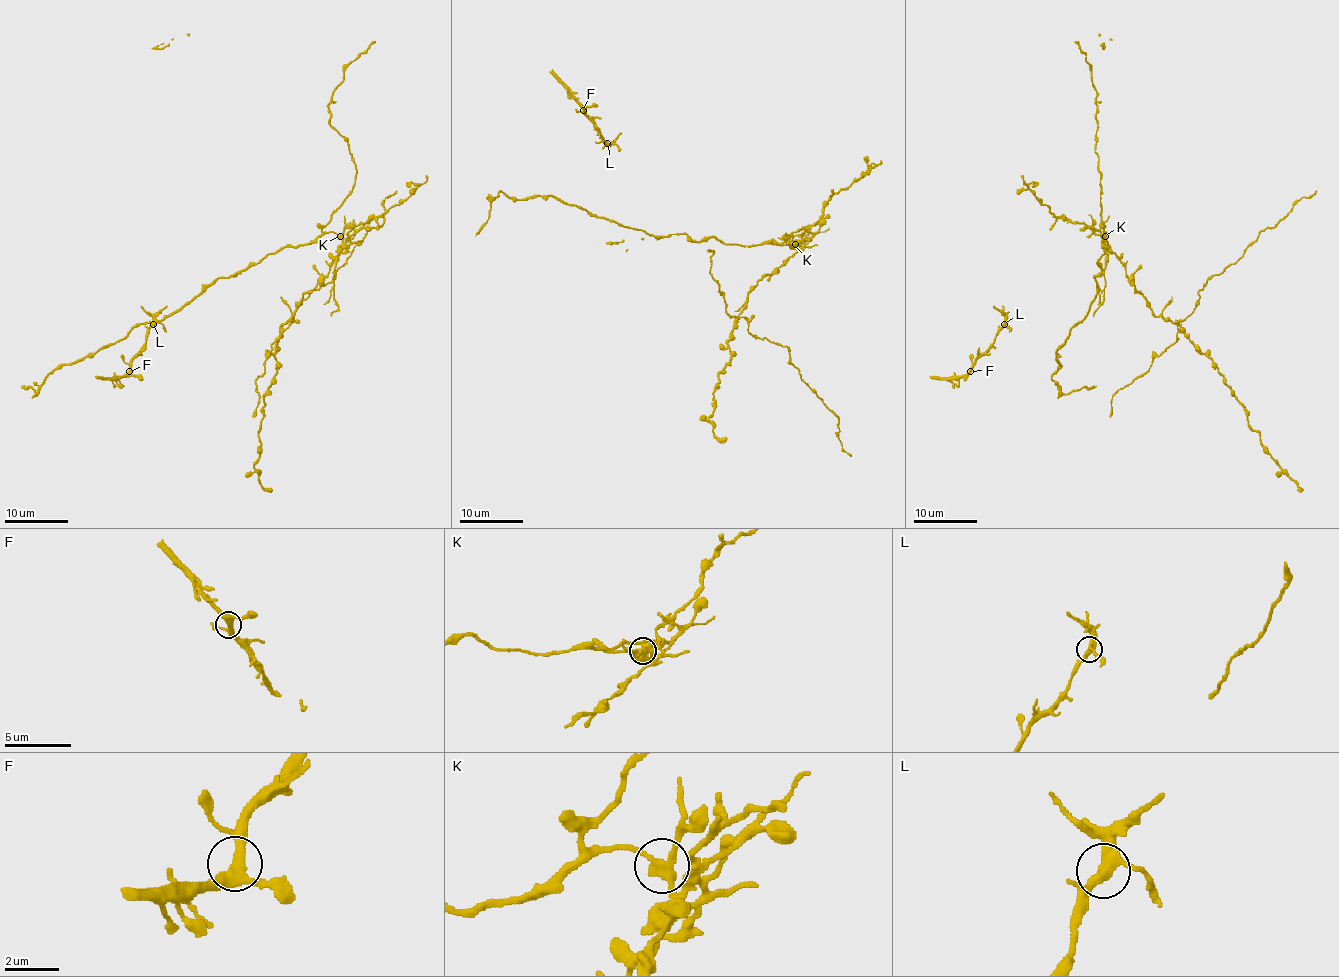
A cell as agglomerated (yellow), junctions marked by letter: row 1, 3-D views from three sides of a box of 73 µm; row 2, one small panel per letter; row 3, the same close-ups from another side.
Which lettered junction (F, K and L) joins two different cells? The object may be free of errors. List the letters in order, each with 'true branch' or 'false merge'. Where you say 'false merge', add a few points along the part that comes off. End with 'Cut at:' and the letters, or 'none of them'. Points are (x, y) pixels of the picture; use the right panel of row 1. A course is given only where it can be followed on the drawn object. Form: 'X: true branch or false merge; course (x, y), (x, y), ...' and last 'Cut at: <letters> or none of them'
F: true branch
K: false merge; course (1105, 236), (1104, 244), (1121, 260), (1148, 308), (1178, 328), (1208, 279), (1316, 190)
L: true branch
Cut at: K

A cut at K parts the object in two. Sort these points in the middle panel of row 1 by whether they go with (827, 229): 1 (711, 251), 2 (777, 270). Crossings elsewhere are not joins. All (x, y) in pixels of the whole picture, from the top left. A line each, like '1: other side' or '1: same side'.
1: same side
2: same side

